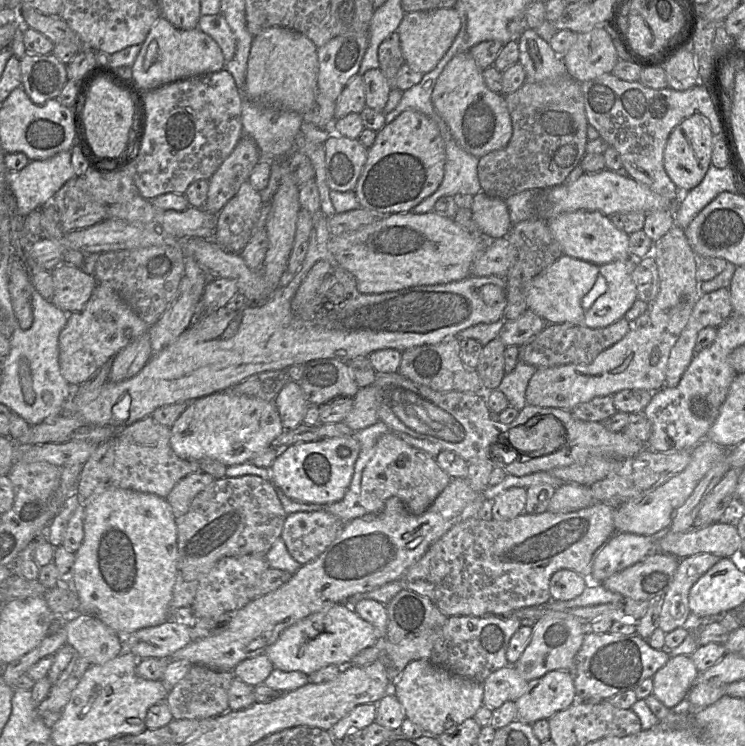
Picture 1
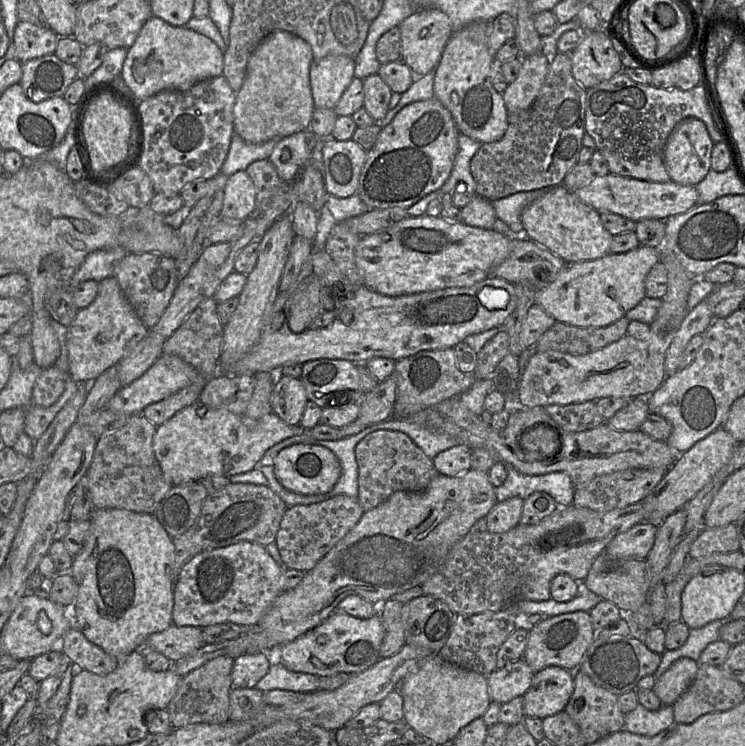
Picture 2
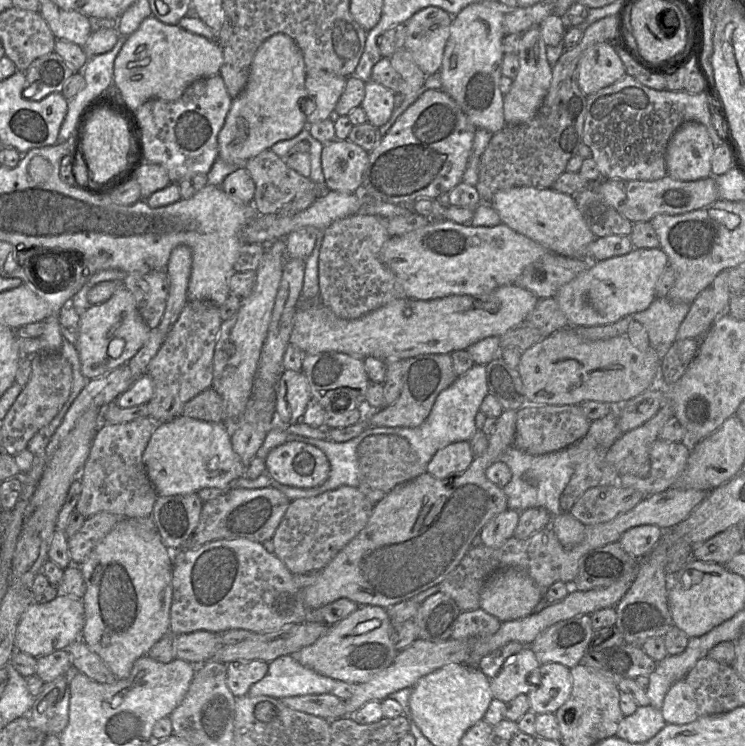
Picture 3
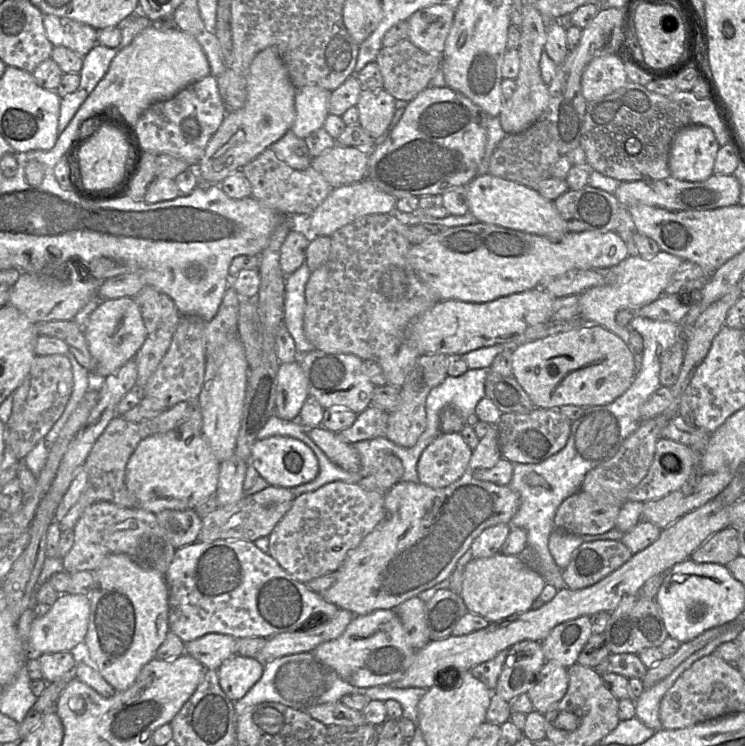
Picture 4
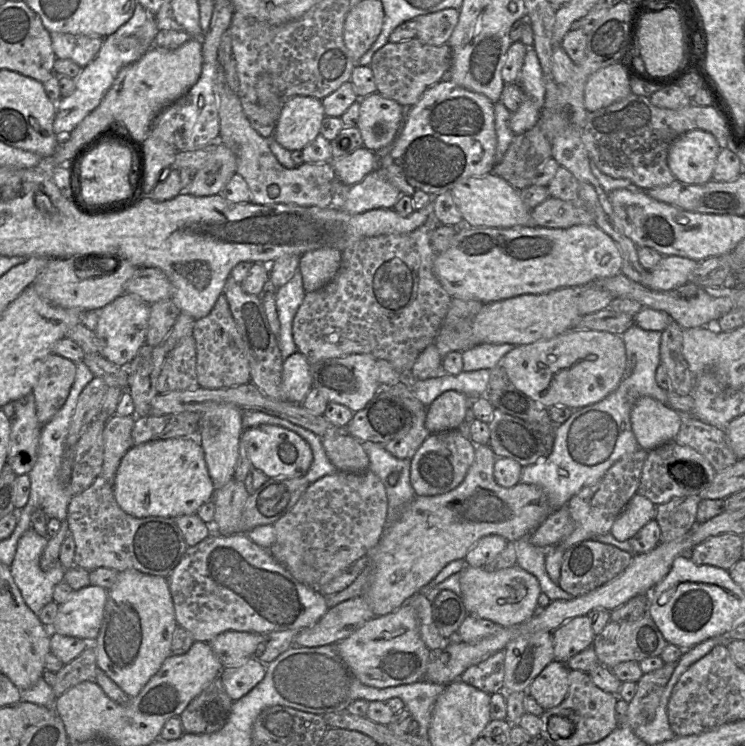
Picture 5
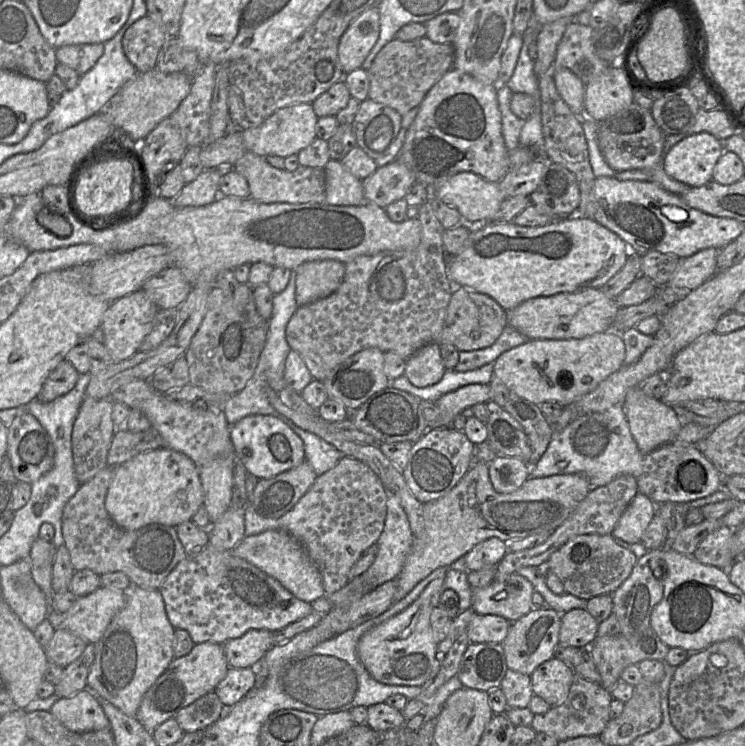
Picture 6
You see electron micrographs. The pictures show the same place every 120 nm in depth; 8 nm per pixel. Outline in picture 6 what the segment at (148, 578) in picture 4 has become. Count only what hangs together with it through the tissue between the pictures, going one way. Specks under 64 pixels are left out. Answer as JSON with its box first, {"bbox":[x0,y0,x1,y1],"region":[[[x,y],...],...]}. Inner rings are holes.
{"bbox":[87,585,175,717],"region":[[[131,585],[127,590],[123,591],[125,591],[126,593],[126,603],[124,607],[114,616],[102,638],[97,643],[95,643],[96,656],[88,673],[87,689],[92,691],[99,699],[105,699],[109,701],[111,704],[113,704],[115,707],[117,707],[126,715],[130,717],[135,717],[147,691],[153,686],[153,684],[157,681],[157,679],[167,670],[170,663],[175,658],[174,656],[175,628],[171,625],[167,617],[165,603],[160,590],[144,589],[136,585]]]}

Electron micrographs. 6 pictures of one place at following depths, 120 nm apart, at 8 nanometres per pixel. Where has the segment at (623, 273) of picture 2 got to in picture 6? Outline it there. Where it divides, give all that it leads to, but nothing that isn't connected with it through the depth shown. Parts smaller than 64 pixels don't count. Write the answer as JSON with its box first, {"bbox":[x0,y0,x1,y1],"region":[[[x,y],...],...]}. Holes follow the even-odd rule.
{"bbox":[666,248,719,290],"region":[[[707,248],[689,257],[680,258],[677,268],[666,285],[695,290],[718,272],[716,261],[719,250]]]}

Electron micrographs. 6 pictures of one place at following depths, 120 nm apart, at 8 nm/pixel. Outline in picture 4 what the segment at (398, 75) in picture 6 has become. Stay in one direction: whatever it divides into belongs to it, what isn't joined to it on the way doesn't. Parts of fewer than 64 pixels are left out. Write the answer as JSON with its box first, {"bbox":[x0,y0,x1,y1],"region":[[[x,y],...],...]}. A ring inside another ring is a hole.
{"bbox":[375,39,442,102],"region":[[[406,39],[396,45],[382,47],[377,54],[375,63],[383,78],[383,89],[396,100],[410,102],[421,91],[429,87],[431,79],[441,69],[442,55],[423,51]]]}

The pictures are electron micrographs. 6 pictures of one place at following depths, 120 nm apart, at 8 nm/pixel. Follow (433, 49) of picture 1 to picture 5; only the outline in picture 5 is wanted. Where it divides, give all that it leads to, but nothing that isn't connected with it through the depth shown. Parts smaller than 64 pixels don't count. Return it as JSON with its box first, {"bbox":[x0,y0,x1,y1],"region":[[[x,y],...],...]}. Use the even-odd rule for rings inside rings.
{"bbox":[413,8,459,45],"region":[[[454,8],[418,16],[413,19],[417,25],[416,38],[429,45],[448,44],[458,19],[459,10]]]}

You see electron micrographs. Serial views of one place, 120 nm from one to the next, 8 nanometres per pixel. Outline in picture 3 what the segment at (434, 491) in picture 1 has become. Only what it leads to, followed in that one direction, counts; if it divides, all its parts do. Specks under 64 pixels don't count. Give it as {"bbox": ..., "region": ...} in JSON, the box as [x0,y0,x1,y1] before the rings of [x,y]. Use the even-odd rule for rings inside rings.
{"bbox":[357,434,425,504],"region":[[[378,434],[366,437],[357,447],[359,462],[358,489],[372,503],[376,504],[394,487],[425,473],[418,457],[405,439],[397,435]]]}

